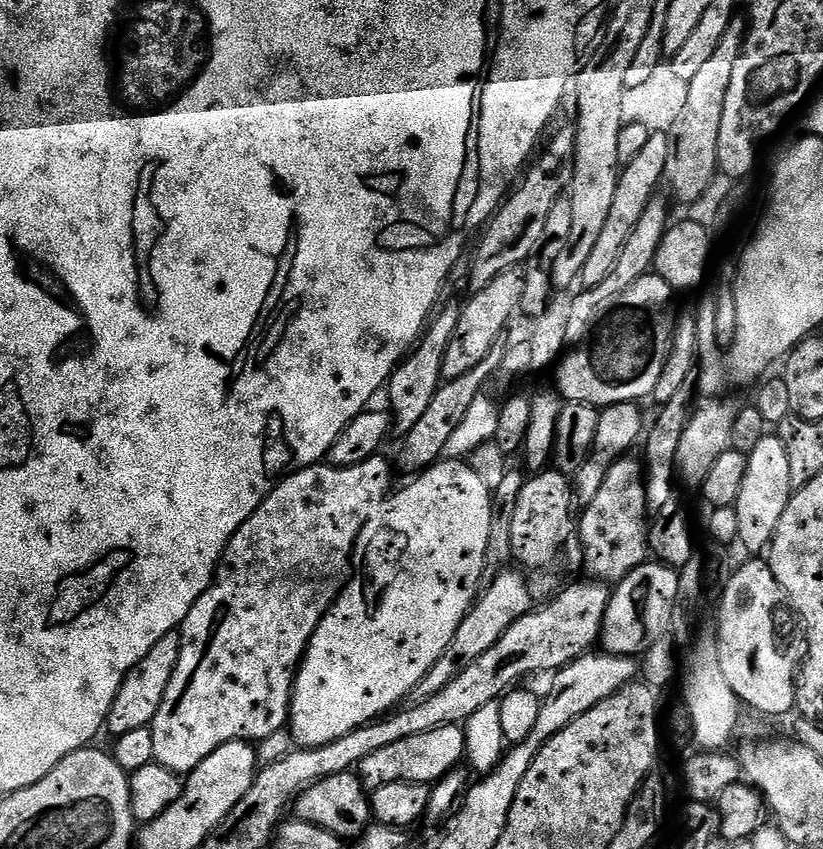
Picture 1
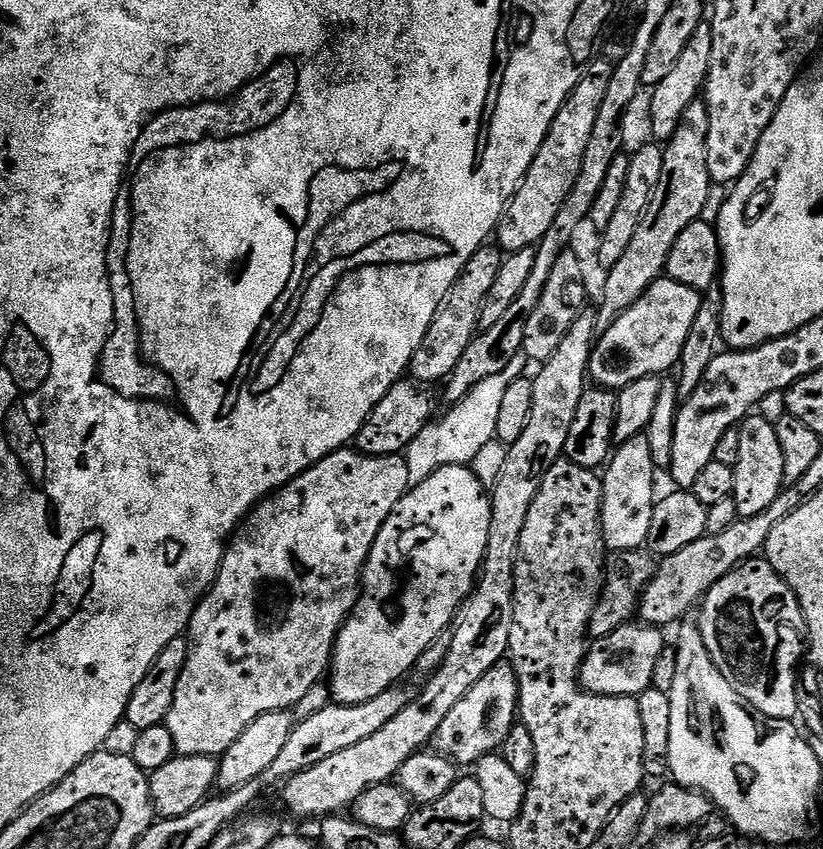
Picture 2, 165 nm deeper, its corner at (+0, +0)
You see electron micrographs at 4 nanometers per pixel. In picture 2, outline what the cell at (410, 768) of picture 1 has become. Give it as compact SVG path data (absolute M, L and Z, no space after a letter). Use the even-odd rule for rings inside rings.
M501 662L494 665L446 714L442 726L438 726L434 737L435 751L441 752L457 766L475 766L483 756L499 753L503 749L510 730L518 723L518 709L520 707L520 680L516 677L516 670L511 663Z

